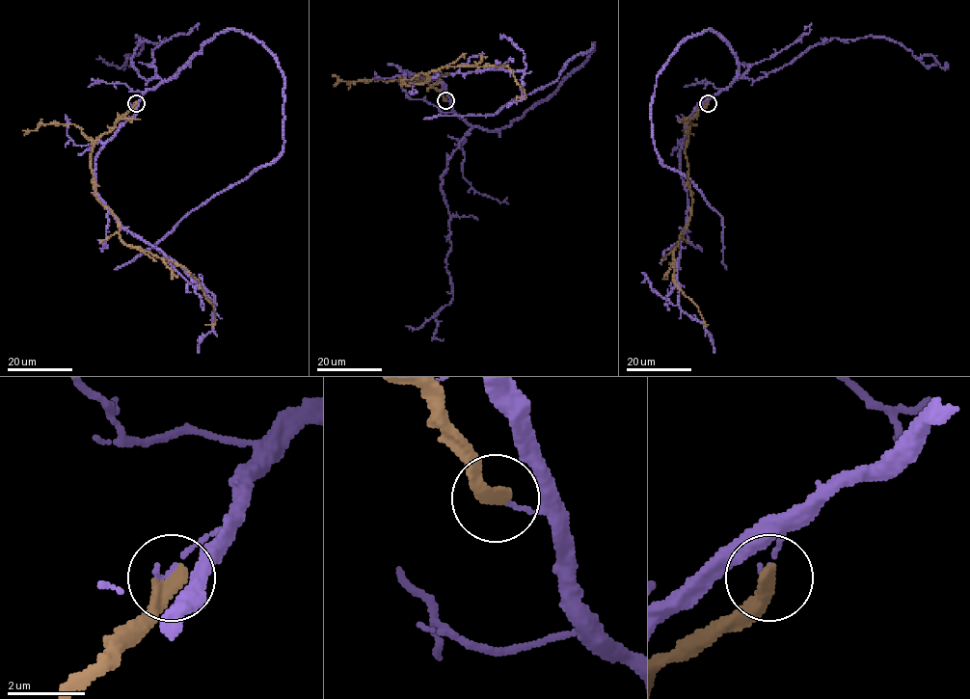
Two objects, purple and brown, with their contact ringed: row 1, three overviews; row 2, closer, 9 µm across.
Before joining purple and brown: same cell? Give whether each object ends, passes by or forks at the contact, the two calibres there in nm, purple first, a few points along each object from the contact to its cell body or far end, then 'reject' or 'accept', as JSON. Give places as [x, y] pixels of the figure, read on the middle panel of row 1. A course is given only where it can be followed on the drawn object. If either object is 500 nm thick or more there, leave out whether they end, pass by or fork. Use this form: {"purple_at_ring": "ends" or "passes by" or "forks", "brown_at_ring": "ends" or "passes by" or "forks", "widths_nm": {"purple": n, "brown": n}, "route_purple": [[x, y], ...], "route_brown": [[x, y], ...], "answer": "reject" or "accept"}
{"purple_at_ring": "ends", "brown_at_ring": "ends", "widths_nm": {"purple": 100, "brown": 400}, "route_purple": [[445, 100], [471, 124], [498, 130], [545, 100], [593, 44], [554, 81], [493, 114], [424, 119]], "route_brown": [[445, 100], [424, 79], [399, 79], [424, 84], [444, 67], [507, 66], [525, 93], [514, 101]], "answer": "reject"}

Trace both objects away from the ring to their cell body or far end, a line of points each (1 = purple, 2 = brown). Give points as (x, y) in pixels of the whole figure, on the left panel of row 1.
1: (136, 103), (147, 90), (168, 81), (217, 34), (239, 30), (258, 40), (283, 77), (283, 147), (115, 270)
2: (136, 103), (95, 142), (93, 186), (123, 242), (198, 281), (215, 313), (204, 324)

